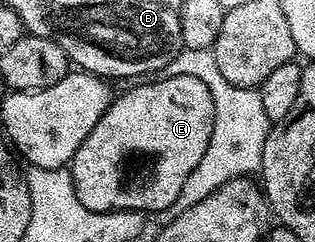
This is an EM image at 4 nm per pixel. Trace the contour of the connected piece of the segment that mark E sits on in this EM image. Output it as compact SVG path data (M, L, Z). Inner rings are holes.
M187 74L162 77L139 81L119 98L117 95L104 116L96 120L96 128L92 128L84 144L76 148L68 169L74 177L76 196L84 208L101 214L107 214L110 210L166 210L176 200L176 196L180 196L180 188L184 188L184 180L192 176L192 168L204 160L204 152L208 152L208 140L212 140L214 119L212 92L208 92L208 84Z

